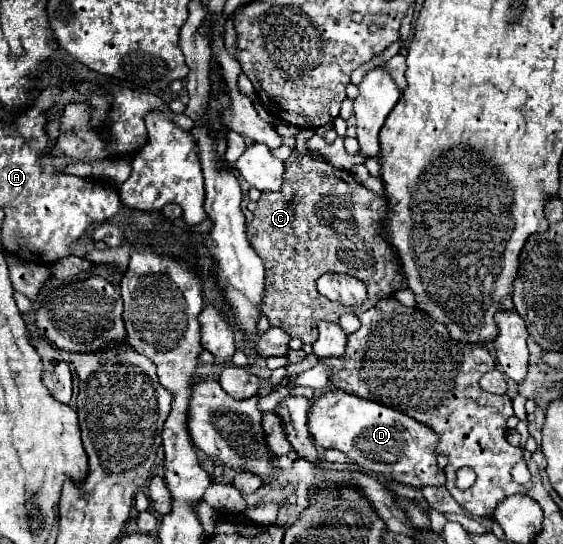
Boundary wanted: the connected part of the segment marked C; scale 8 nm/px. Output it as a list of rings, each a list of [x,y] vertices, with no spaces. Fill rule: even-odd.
[[[294,152],[286,160],[286,174],[284,174],[284,186],[278,192],[262,192],[260,200],[256,202],[254,220],[246,224],[248,228],[248,240],[252,242],[252,248],[262,258],[266,268],[266,286],[264,286],[264,298],[260,304],[262,314],[270,320],[272,326],[280,326],[286,330],[290,338],[298,338],[306,344],[312,344],[318,338],[318,322],[338,322],[342,314],[356,314],[370,310],[376,306],[382,298],[388,298],[392,292],[402,288],[402,264],[398,260],[398,254],[394,246],[382,236],[384,222],[388,216],[388,200],[374,194],[372,190],[364,188],[360,182],[356,182],[354,174],[350,170],[340,170],[328,164],[326,160],[316,160],[308,152],[304,156],[298,156]],[[324,272],[340,272],[350,274],[362,280],[368,288],[368,300],[362,306],[348,308],[338,302],[328,302],[324,296],[316,290],[316,278]]]

